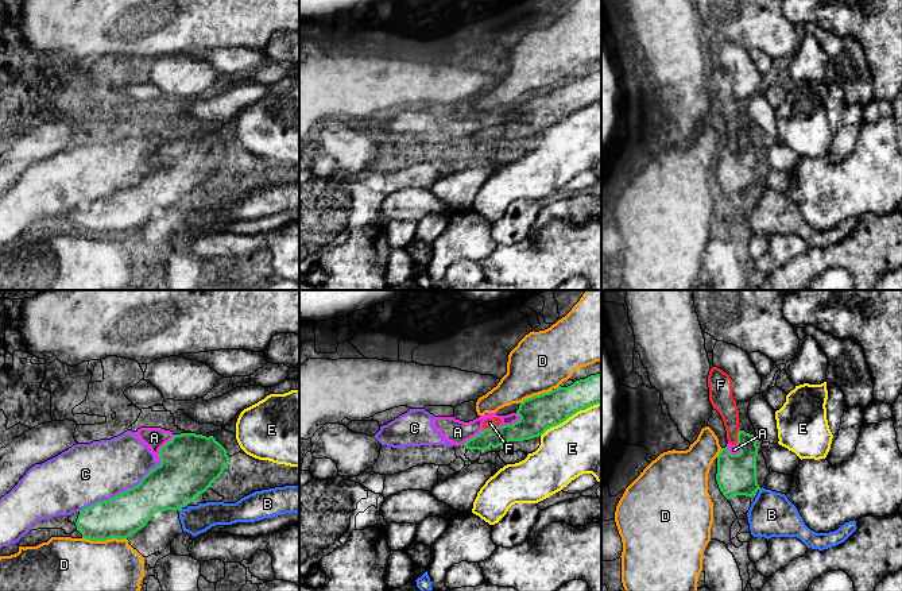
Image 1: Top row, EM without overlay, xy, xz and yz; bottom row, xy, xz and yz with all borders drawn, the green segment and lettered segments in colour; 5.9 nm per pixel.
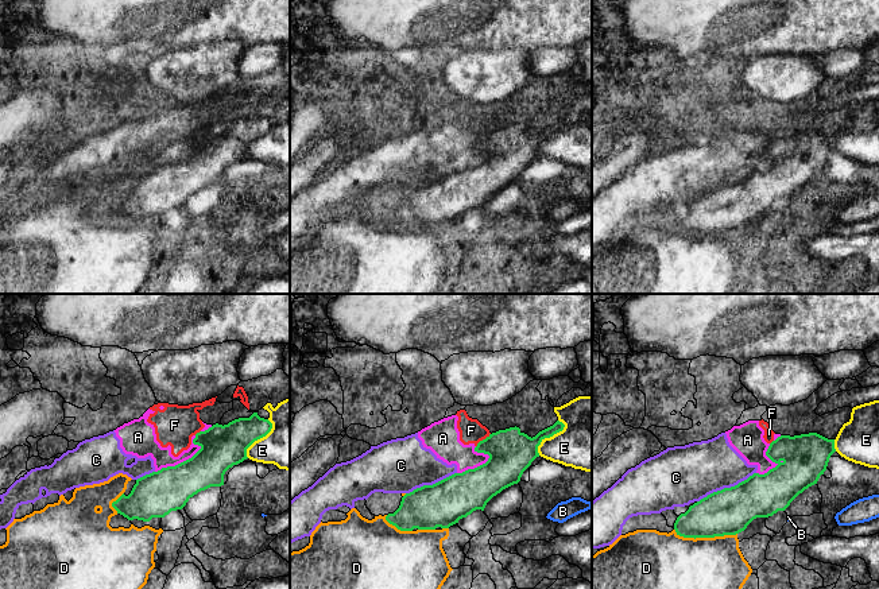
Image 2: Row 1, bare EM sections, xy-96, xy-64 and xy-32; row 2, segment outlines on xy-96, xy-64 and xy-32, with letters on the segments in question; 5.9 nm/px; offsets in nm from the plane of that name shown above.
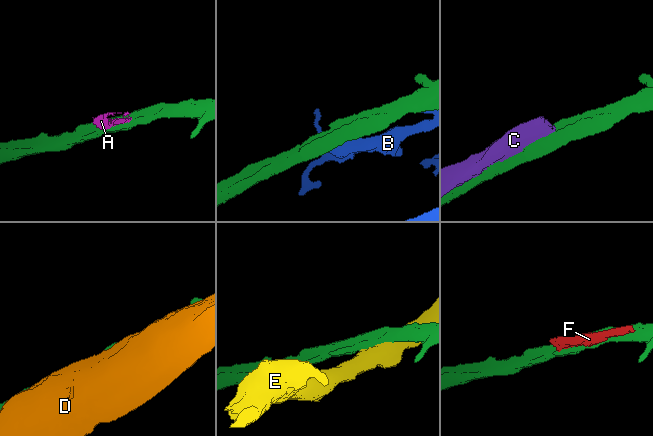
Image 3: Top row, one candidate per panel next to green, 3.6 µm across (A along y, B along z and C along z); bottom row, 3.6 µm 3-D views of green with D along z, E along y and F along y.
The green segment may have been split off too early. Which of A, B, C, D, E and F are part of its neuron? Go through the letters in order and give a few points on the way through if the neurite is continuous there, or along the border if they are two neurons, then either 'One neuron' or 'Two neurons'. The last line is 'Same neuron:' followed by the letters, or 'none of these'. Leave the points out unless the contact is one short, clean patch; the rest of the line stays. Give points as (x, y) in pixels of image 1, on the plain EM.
A: Two neurons
B: Two neurons
C: Two neurons
D: Two neurons
E: Two neurons
F: Two neurons
Same neuron: none of these

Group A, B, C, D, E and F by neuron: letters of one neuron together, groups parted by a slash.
A C F / B / D / E

